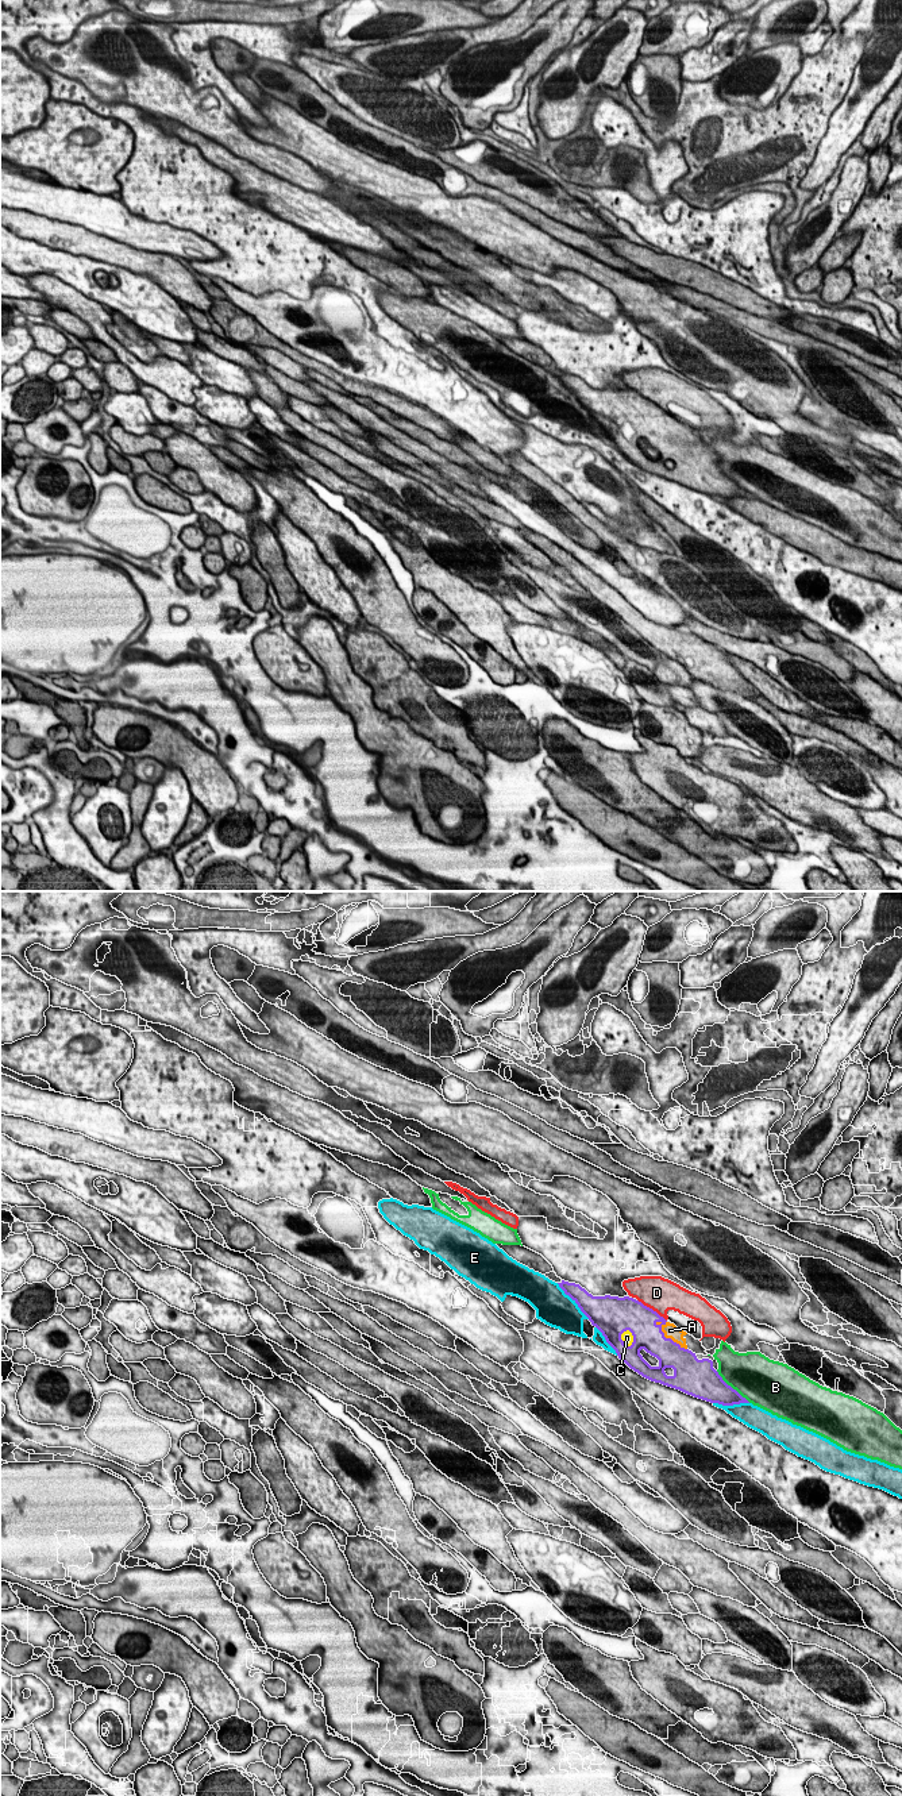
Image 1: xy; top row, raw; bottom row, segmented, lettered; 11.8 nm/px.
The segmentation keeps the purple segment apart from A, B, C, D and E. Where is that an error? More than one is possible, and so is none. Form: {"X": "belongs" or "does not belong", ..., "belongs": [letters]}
{"A": "belongs", "B": "does not belong", "C": "belongs", "D": "does not belong", "E": "does not belong", "belongs": ["A", "C"]}

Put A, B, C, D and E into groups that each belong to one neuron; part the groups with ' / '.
A C / B / D / E

